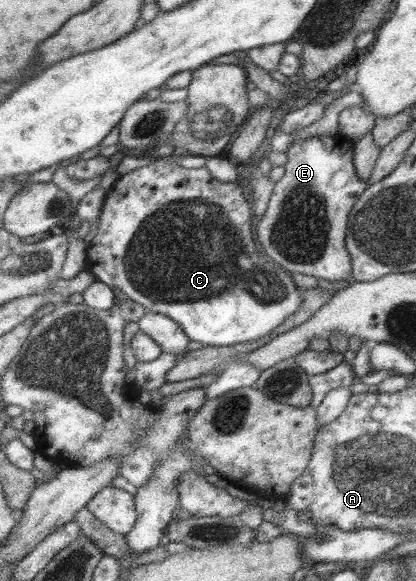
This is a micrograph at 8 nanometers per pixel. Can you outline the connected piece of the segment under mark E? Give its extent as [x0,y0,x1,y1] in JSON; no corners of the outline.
[254,135,366,282]

